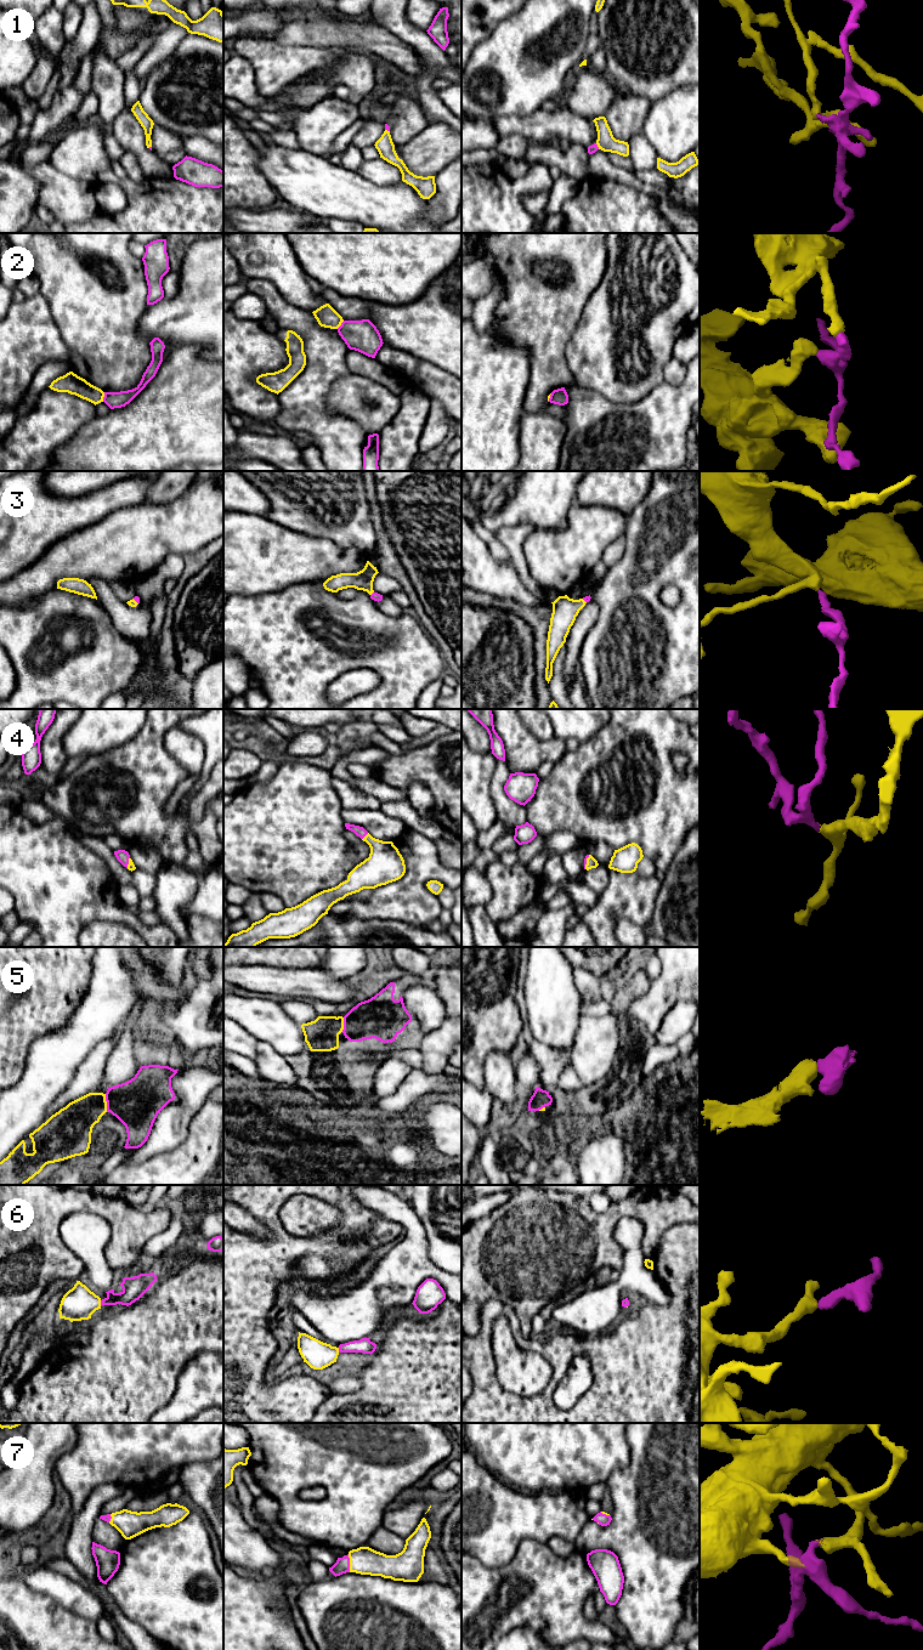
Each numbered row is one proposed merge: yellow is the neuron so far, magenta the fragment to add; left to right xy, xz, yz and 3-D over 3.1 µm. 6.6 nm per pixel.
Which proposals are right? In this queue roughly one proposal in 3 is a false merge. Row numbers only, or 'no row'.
1, 3, 4, 5, 6, 7

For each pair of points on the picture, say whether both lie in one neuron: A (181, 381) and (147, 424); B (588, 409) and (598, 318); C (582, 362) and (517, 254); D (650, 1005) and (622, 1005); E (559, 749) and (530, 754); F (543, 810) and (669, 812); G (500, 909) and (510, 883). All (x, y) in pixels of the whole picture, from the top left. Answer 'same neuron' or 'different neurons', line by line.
A: same neuron
B: different neurons
C: different neurons
D: different neurons
E: same neuron
F: same neuron
G: same neuron

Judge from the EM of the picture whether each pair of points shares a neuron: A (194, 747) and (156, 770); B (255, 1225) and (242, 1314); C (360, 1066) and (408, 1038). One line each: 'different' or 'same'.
A: different
B: different
C: same

